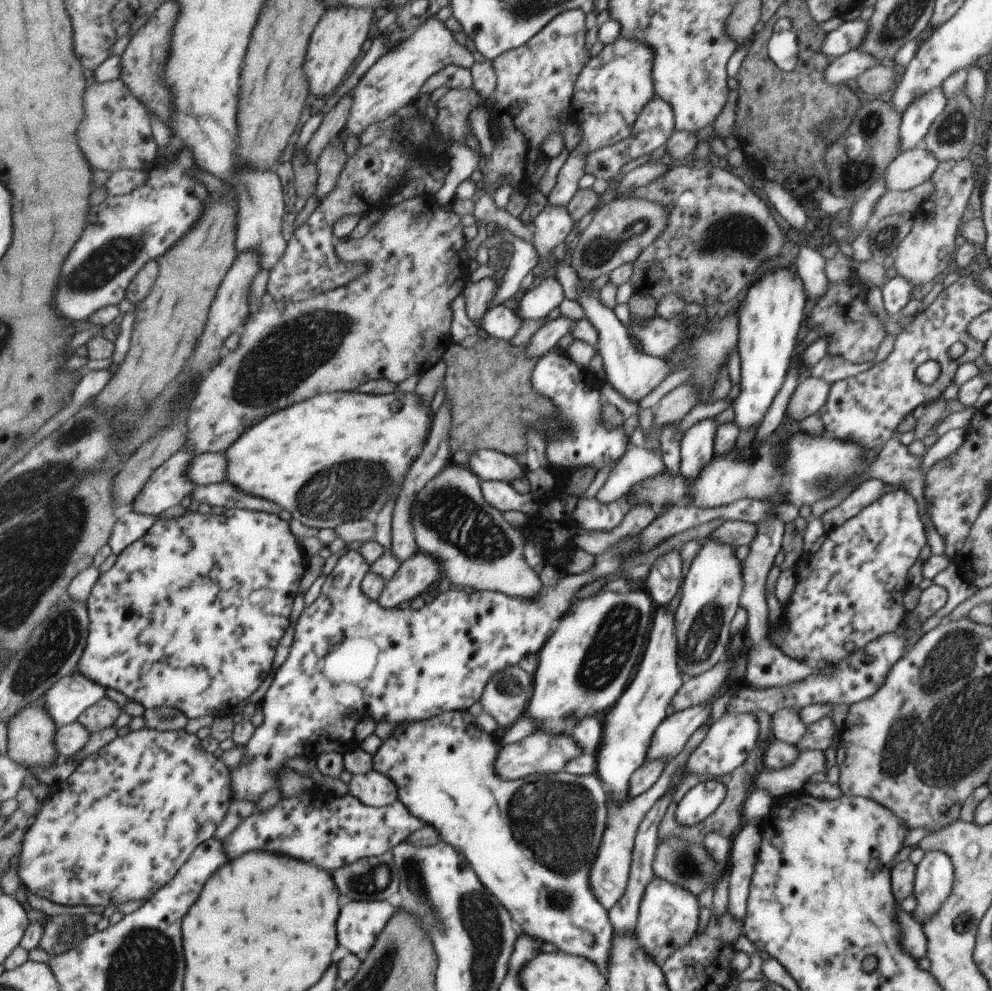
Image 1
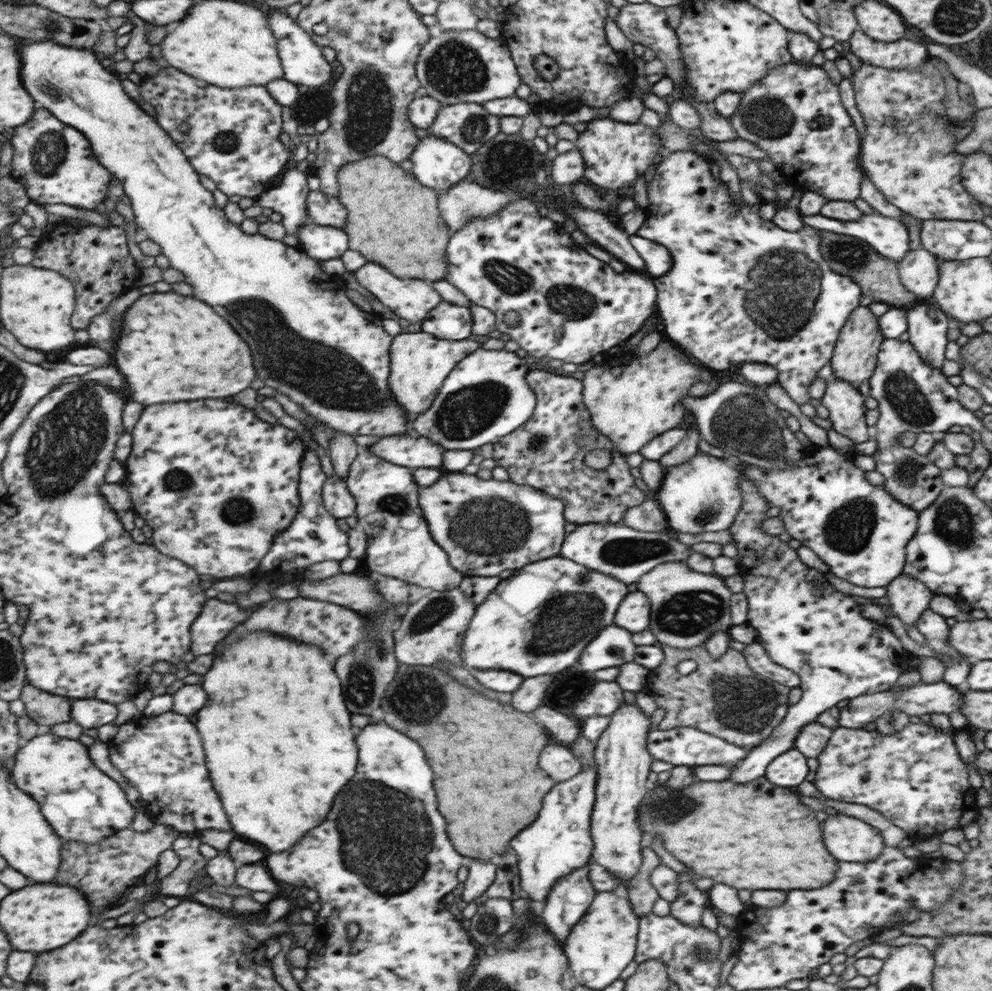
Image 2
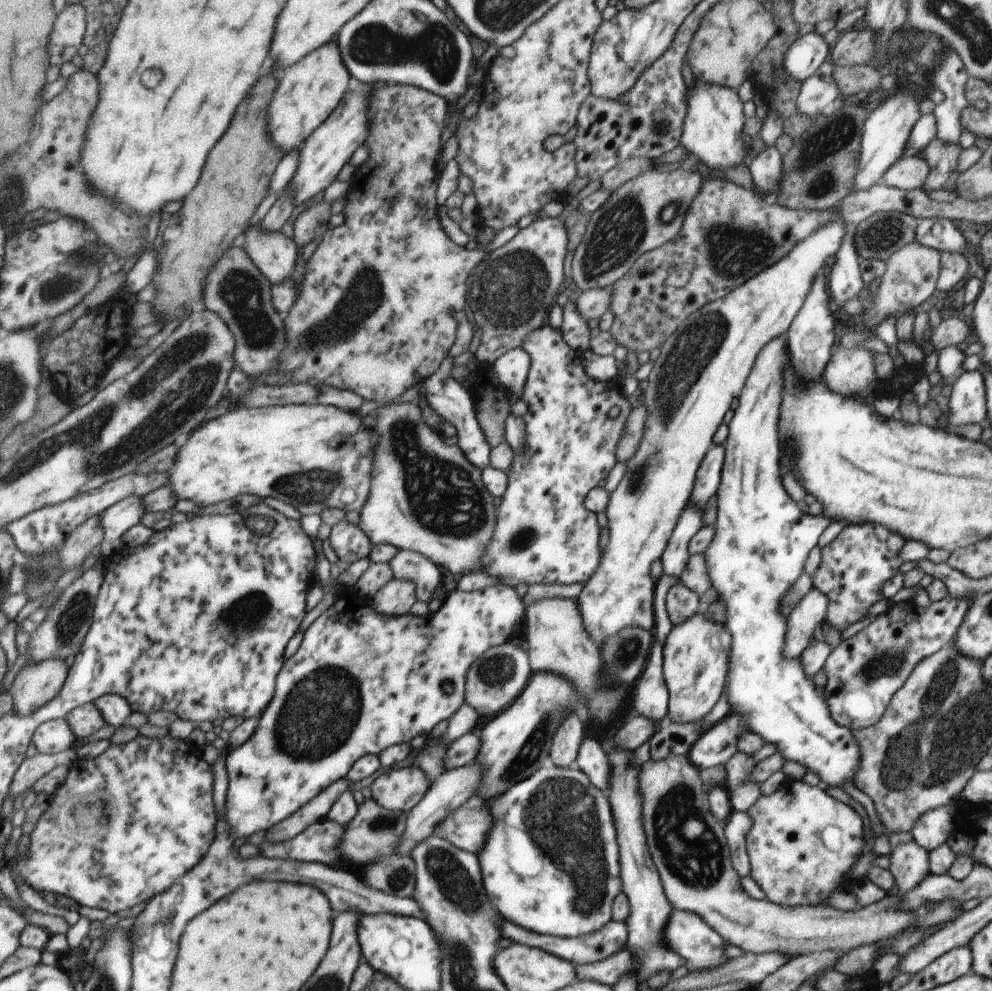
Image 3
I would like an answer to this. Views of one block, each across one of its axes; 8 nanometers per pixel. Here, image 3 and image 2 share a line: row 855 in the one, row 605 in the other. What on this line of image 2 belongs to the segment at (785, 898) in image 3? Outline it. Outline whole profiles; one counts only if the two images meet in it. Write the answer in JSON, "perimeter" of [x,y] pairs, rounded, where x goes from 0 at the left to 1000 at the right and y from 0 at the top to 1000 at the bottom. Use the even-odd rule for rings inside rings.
{"perimeter":[[[752,468],[745,470],[746,474],[746,496],[750,501],[750,509],[740,530],[736,532],[739,549],[744,554],[746,562],[746,579],[750,583],[749,598],[754,603],[753,628],[756,633],[763,638],[763,648],[767,649],[772,658],[777,662],[779,668],[788,673],[800,677],[806,681],[806,695],[808,704],[799,711],[795,711],[794,718],[790,723],[790,728],[778,737],[778,741],[764,755],[756,757],[756,761],[748,766],[745,772],[734,782],[734,787],[744,791],[758,789],[760,785],[768,785],[772,779],[772,771],[776,771],[782,763],[794,759],[798,756],[802,744],[808,739],[810,732],[823,728],[827,718],[834,718],[851,705],[869,703],[877,699],[895,697],[903,690],[905,682],[913,679],[919,674],[920,663],[912,658],[909,648],[901,641],[899,636],[895,636],[893,631],[879,628],[867,620],[867,609],[861,607],[857,601],[843,597],[839,589],[831,583],[827,575],[815,573],[810,567],[806,567],[804,559],[800,553],[796,553],[792,547],[788,547],[784,540],[778,541],[769,536],[770,527],[774,524],[776,510],[766,497],[764,491],[754,483],[750,474]]]}

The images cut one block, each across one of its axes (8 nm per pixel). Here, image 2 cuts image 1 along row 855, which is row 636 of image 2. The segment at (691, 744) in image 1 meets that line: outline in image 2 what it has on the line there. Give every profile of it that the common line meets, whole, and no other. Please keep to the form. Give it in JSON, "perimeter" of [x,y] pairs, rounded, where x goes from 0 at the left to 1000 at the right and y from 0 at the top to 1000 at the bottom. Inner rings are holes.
{"perimeter":[[[617,630],[612,632],[611,635],[608,635],[607,638],[601,642],[600,646],[597,647],[597,650],[589,656],[585,668],[581,669],[581,672],[575,673],[583,674],[585,677],[599,679],[603,675],[627,672],[629,669],[639,667],[641,654],[641,650],[638,650],[638,639],[633,638],[633,636],[621,630]]]}

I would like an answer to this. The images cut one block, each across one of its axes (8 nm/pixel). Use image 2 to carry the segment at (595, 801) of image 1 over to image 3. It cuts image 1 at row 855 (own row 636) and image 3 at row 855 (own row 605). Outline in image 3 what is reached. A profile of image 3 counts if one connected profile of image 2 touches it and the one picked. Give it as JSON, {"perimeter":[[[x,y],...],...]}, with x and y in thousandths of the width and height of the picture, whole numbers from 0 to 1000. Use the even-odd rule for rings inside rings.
{"perimeter":[[[558,772],[556,775],[544,775],[534,785],[526,787],[526,789],[518,791],[513,797],[510,797],[510,801],[512,803],[504,803],[504,807],[498,807],[498,805],[487,807],[486,811],[486,813],[490,813],[490,809],[492,809],[496,815],[496,821],[502,827],[498,831],[498,838],[494,838],[494,842],[492,842],[490,856],[486,856],[482,860],[483,872],[486,874],[487,893],[496,912],[500,914],[500,918],[506,922],[508,927],[512,927],[520,934],[525,934],[545,943],[569,947],[585,947],[585,945],[595,943],[596,940],[604,939],[605,936],[609,935],[609,932],[615,931],[620,907],[625,903],[628,896],[628,887],[625,884],[624,847],[621,844],[623,837],[620,832],[619,817],[615,817],[611,799],[601,797],[597,793],[596,785],[587,777]]]}

